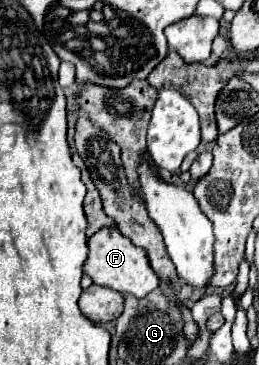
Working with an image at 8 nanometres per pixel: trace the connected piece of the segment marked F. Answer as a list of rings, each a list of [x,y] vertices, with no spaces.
[[[102,228],[94,236],[90,236],[88,250],[90,252],[88,252],[88,260],[84,262],[84,272],[96,284],[118,290],[122,296],[136,296],[136,298],[144,298],[158,288],[160,280],[148,262],[148,254],[136,248],[124,234],[112,228]]]

